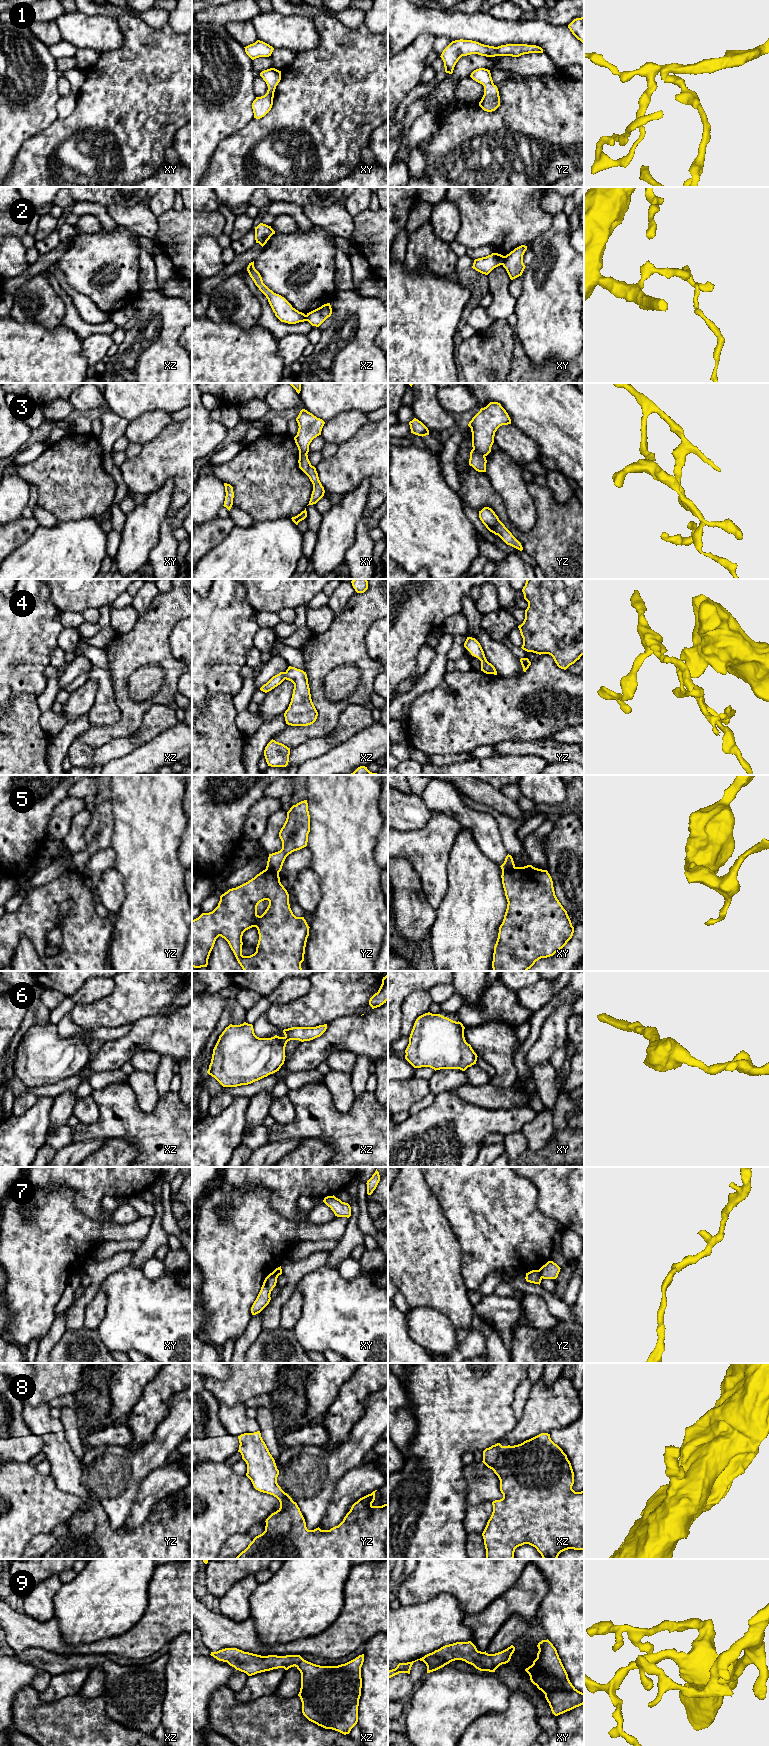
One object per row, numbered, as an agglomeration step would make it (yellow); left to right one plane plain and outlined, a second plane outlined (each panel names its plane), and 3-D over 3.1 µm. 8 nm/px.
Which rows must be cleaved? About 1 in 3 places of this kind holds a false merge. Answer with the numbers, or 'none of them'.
2, 3, 4, 5, 7

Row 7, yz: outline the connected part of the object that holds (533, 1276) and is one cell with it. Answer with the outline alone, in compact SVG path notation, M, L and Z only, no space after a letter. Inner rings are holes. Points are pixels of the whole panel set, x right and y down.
M532 1270L528 1273L526 1273L525 1279L526 1279L527 1282L540 1285L542 1277L540 1275L539 1270Z

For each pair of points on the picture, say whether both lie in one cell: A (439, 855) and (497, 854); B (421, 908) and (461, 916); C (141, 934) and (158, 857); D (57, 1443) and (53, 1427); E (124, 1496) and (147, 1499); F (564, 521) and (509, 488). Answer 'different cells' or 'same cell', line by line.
A: different cells
B: different cells
C: same cell
D: same cell
E: different cells
F: different cells

